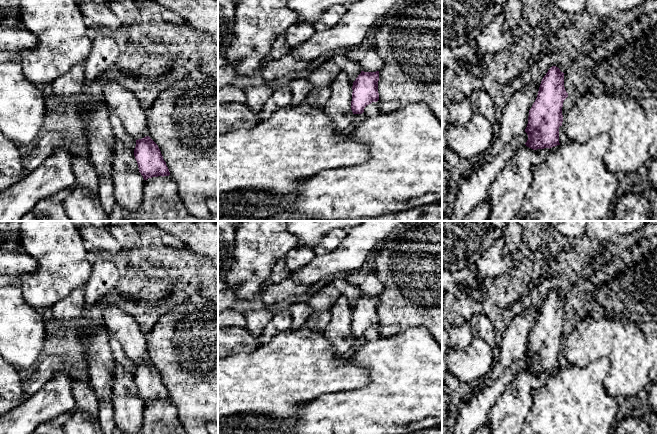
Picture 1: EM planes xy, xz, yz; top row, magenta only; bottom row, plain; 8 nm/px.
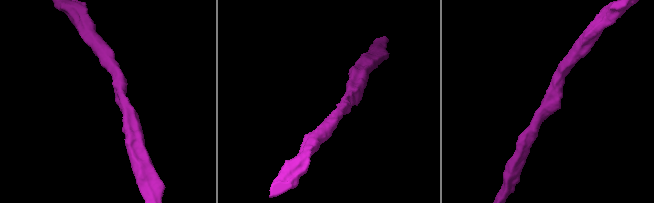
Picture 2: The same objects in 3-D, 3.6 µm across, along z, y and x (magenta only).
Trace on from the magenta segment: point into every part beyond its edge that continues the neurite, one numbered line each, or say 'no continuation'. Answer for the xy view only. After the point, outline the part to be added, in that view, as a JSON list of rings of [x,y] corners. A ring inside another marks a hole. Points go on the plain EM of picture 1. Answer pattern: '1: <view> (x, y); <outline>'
no continuation

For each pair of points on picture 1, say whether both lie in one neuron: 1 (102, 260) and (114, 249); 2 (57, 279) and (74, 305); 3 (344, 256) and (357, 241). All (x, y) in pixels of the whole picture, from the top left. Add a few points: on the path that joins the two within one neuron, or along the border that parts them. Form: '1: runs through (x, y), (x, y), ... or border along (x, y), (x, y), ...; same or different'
1: border along (98, 252), (107, 257); different
2: border along (83, 286), (74, 288), (59, 299), (49, 310); different
3: runs through (348, 252), (355, 245); same

